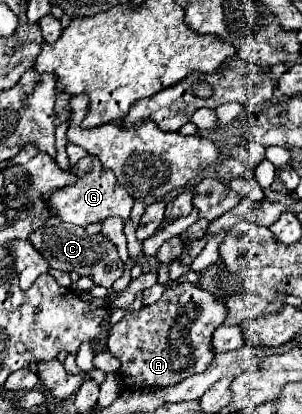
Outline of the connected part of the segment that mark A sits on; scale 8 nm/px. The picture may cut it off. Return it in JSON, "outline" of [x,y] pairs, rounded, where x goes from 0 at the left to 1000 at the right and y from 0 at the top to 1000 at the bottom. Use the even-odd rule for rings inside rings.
{"outline":[[[606,681],[586,696],[560,696],[540,705],[540,715],[500,734],[467,739],[460,749],[434,749],[414,758],[401,778],[381,783],[368,797],[368,812],[354,821],[361,850],[401,874],[401,913],[414,932],[427,937],[553,937],[606,923],[613,913],[679,899],[692,879],[712,865],[712,850],[699,845],[699,812],[705,797],[725,792],[752,768],[752,739],[712,720],[712,710],[632,686]]]}

